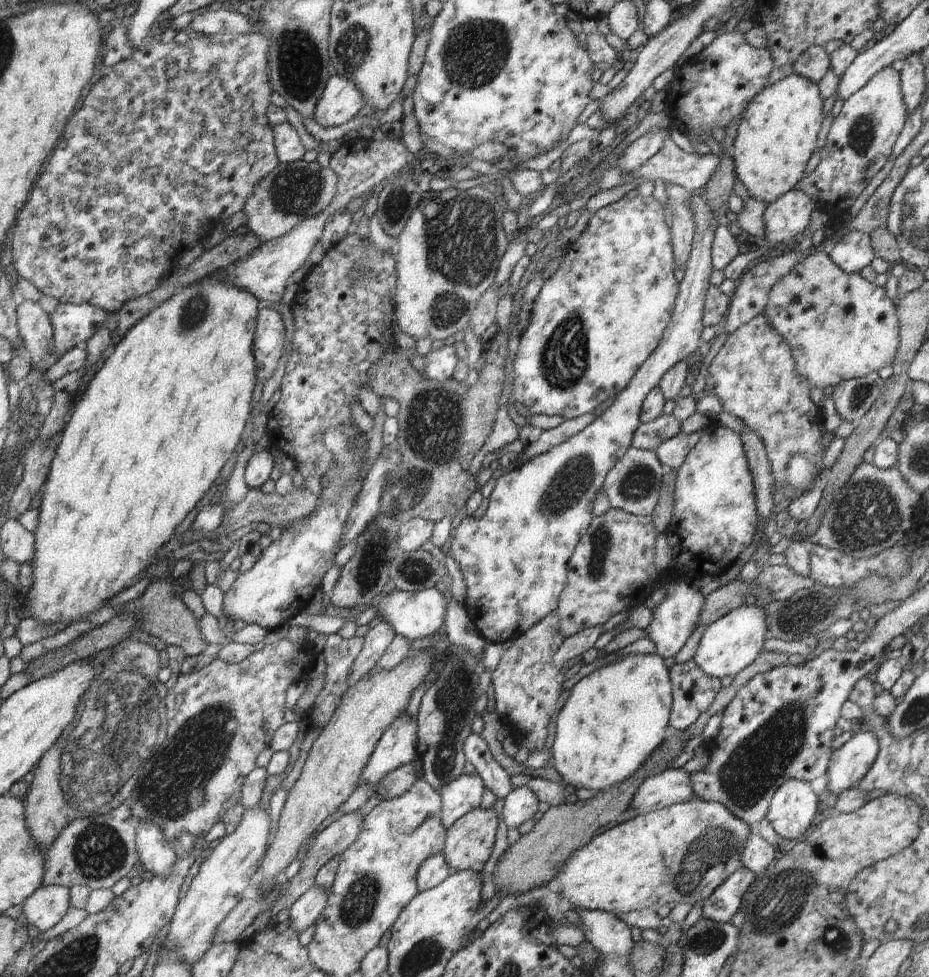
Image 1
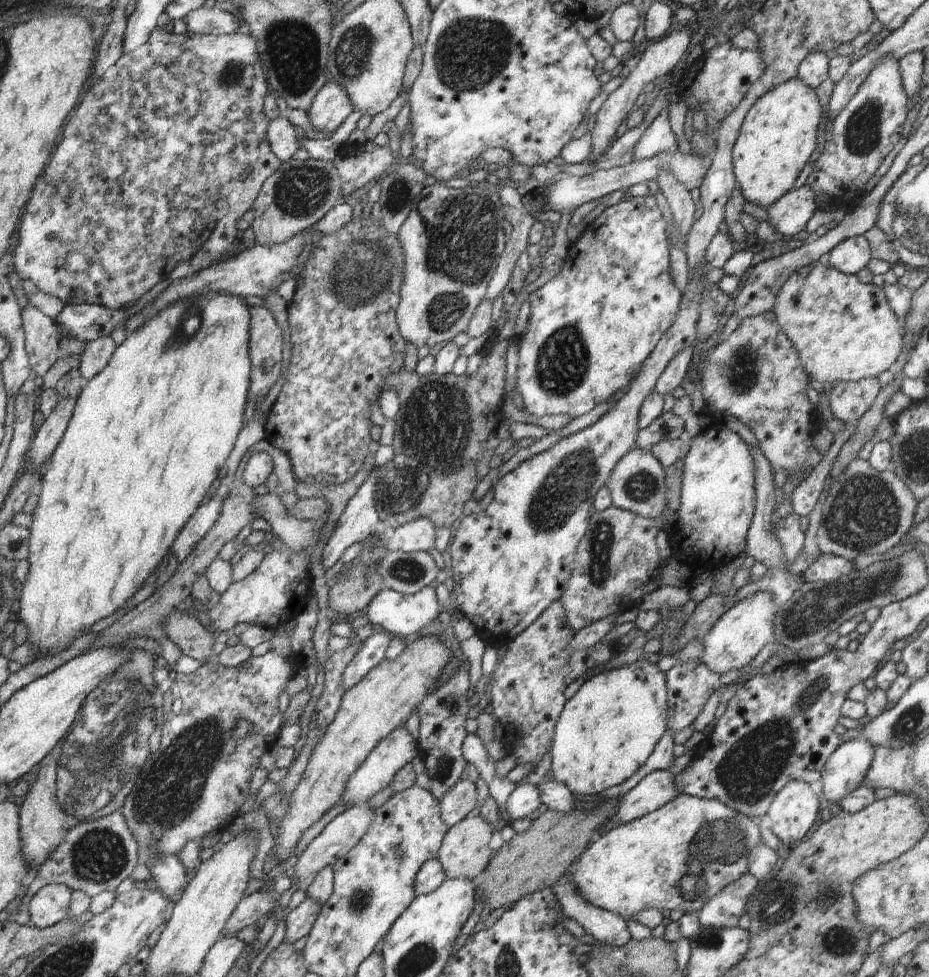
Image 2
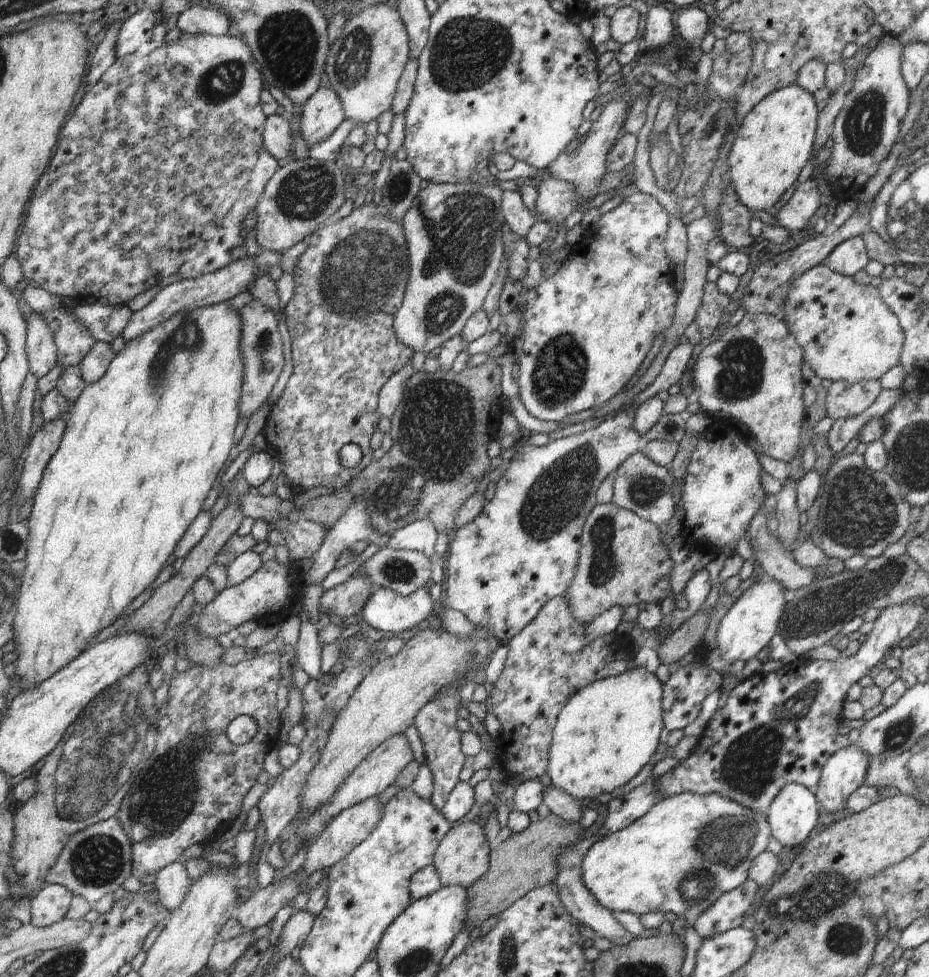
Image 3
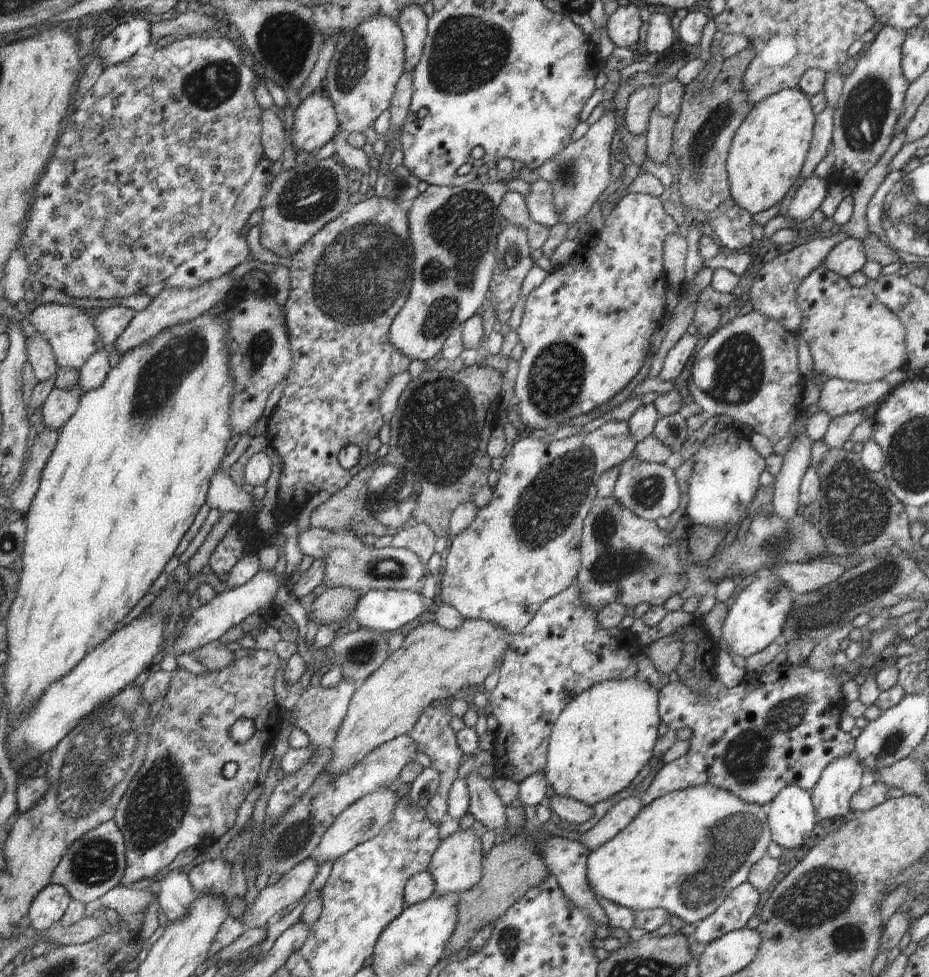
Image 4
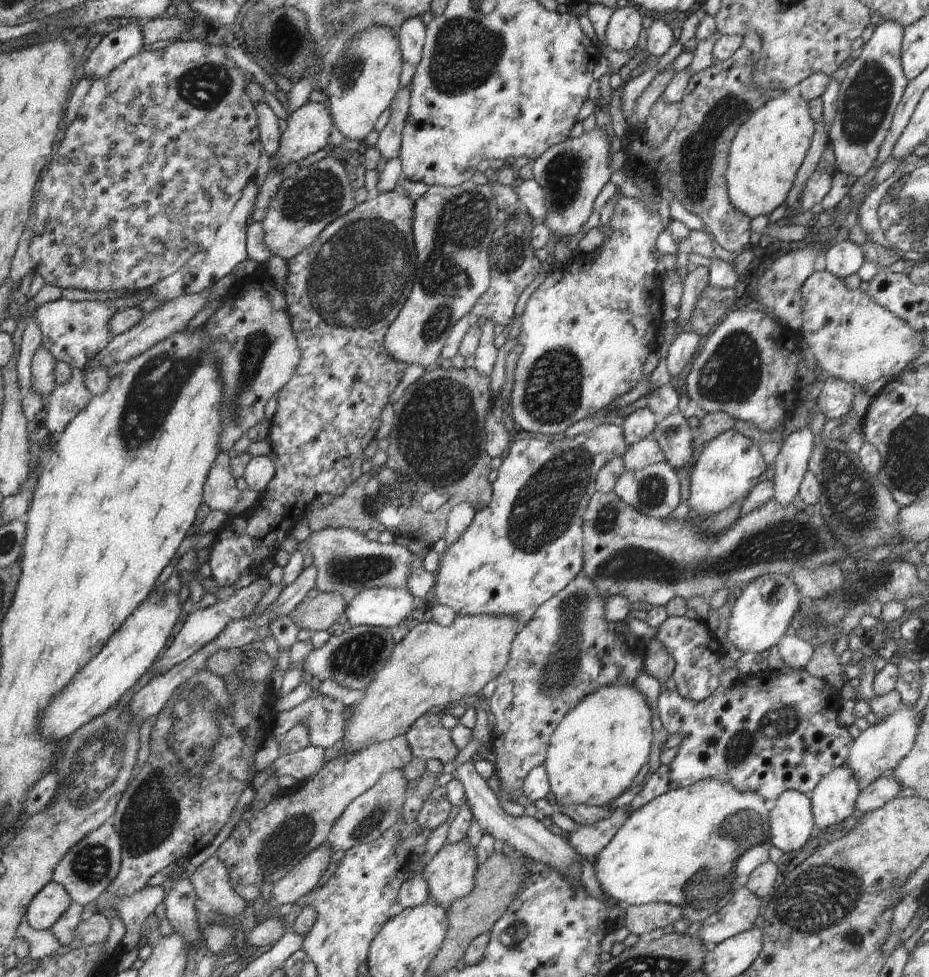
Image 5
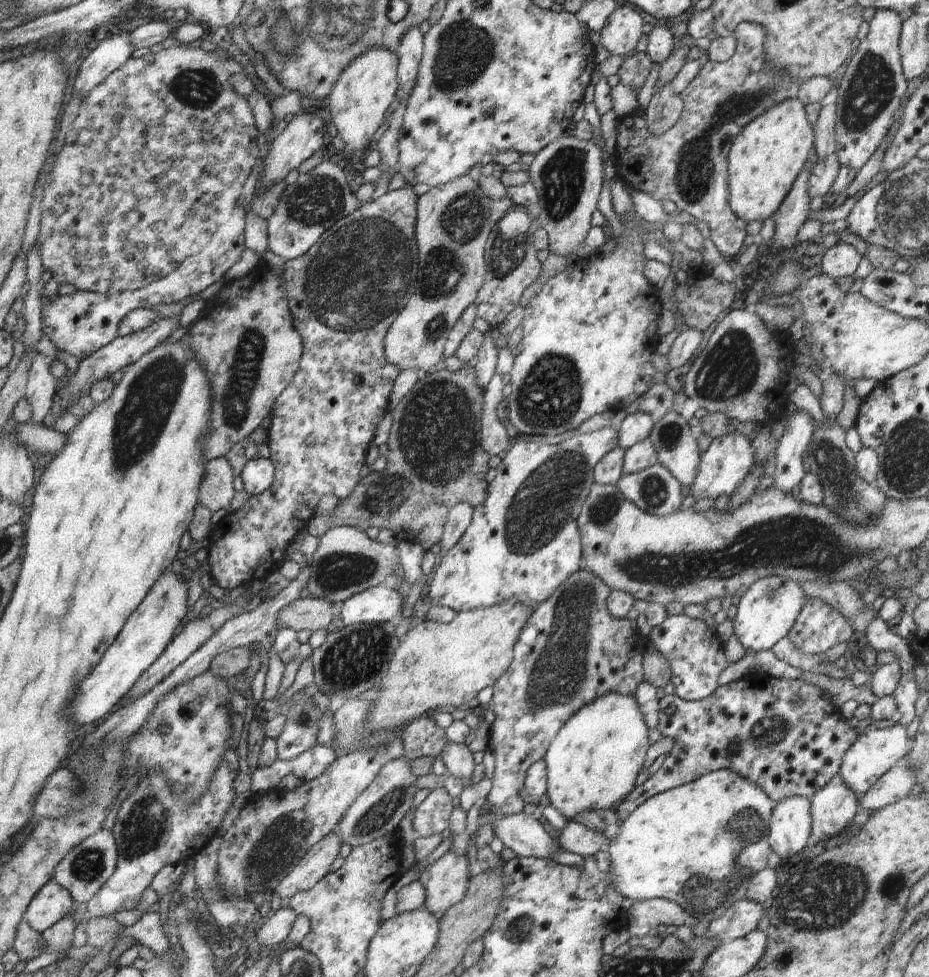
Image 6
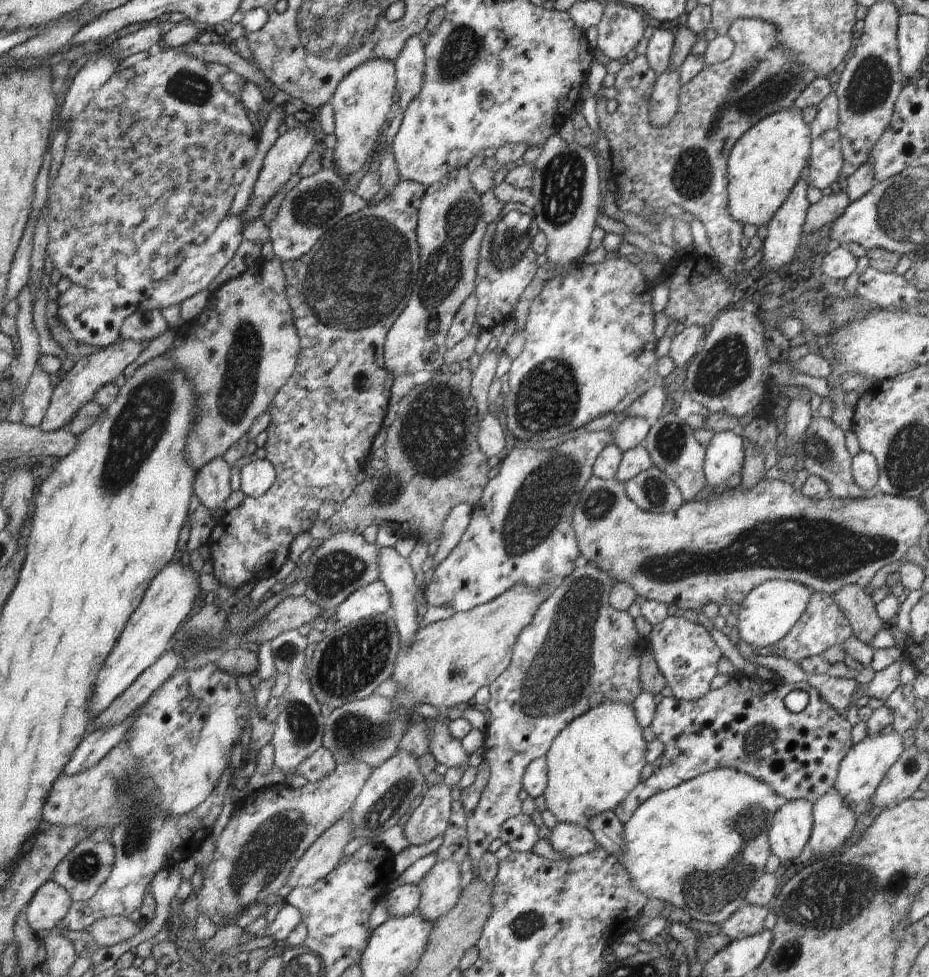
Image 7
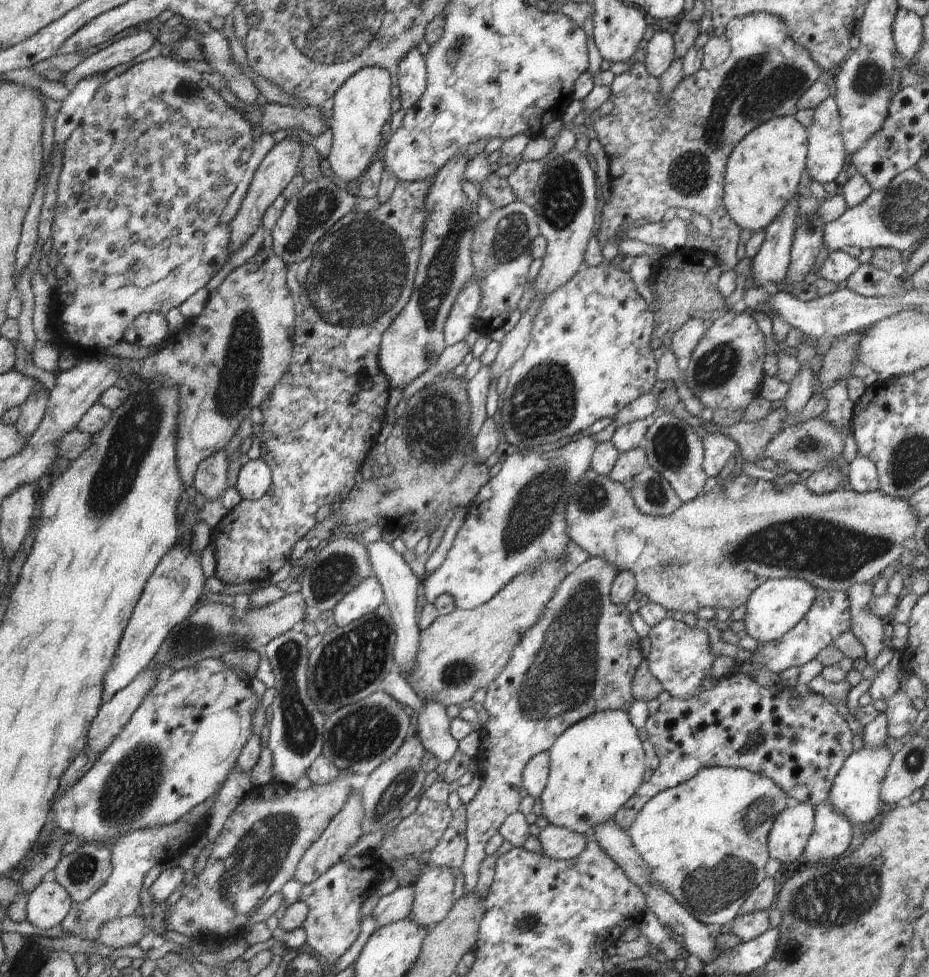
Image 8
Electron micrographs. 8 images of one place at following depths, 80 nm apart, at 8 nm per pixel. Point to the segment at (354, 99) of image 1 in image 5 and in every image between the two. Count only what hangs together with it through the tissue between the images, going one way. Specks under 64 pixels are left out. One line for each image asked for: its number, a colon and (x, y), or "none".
2: (331, 107)
3: (323, 113)
4: (315, 124)
5: (309, 129)

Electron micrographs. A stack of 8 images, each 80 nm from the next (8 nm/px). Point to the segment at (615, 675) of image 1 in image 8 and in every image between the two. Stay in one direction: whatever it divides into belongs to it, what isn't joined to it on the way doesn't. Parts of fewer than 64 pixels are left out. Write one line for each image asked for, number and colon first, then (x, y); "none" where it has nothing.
2: (608, 729)
3: (607, 732)
4: (604, 737)
5: (599, 747)
6: (595, 759)
7: (594, 763)
8: (596, 765)

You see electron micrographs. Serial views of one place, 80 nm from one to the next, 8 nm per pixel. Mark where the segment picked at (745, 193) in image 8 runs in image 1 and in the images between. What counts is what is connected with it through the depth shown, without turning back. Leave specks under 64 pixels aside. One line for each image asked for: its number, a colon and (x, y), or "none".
1: (777, 134)
2: (778, 136)
3: (775, 141)
4: (769, 149)
5: (768, 150)
6: (765, 159)
7: (764, 165)

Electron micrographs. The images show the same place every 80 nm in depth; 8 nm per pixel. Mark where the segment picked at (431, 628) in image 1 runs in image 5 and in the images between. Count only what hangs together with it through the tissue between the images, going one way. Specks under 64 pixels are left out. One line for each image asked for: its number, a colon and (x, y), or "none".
2: (407, 616)
3: (386, 610)
4: (388, 611)
5: (384, 607)

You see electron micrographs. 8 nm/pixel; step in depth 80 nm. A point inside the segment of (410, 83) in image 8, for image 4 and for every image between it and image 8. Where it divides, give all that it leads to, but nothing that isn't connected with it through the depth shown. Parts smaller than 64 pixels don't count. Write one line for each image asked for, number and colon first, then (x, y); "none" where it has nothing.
4: (413, 22)
5: (411, 34)
6: (410, 52)
7: (409, 66)

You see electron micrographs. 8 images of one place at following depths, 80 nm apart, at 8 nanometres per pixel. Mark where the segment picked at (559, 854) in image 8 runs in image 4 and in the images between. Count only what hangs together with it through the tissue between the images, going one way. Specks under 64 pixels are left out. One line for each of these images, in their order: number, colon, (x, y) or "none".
4: (620, 815)
5: (589, 840)
6: (575, 838)
7: (570, 840)

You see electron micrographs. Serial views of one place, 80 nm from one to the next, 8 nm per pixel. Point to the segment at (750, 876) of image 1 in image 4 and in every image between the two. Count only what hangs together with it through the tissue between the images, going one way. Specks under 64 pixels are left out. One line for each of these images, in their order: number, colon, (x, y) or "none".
2: (724, 909)
3: (728, 912)
4: (733, 914)

